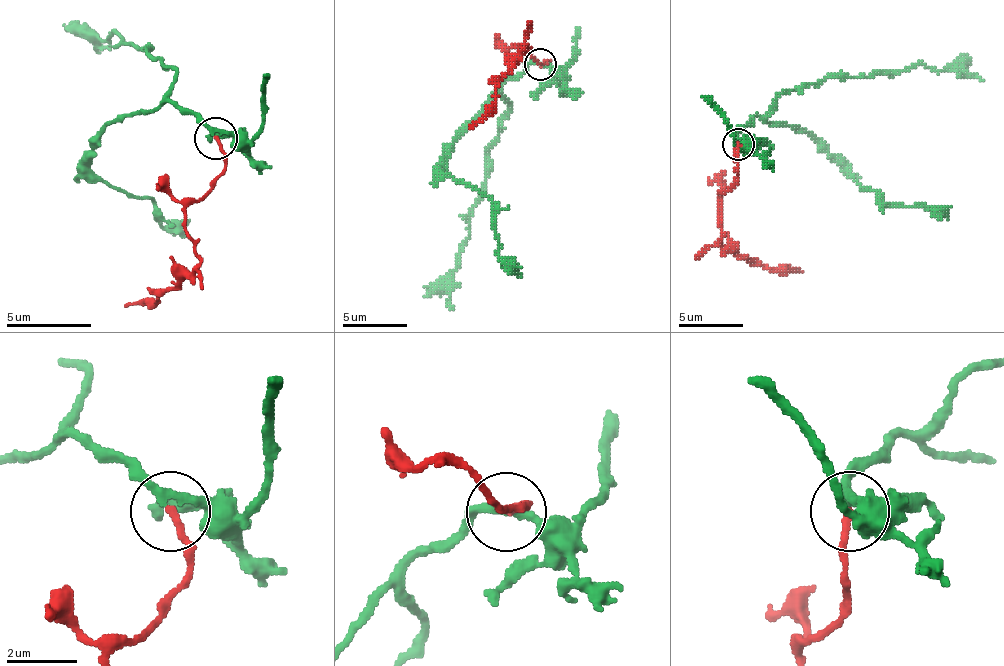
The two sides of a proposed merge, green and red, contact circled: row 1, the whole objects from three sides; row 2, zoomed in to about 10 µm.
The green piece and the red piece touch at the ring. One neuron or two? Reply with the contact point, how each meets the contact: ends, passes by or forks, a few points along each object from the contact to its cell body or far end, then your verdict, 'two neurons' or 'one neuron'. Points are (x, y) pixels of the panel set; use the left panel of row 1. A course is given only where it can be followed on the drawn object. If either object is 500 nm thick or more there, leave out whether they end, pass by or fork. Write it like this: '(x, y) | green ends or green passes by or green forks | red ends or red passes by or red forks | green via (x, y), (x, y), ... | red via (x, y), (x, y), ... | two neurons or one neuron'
(216, 138) | green passes by | red ends | green via (212, 135), (191, 109), (165, 101), (127, 113), (93, 152), (93, 169), (144, 194), (161, 224), (191, 220) | red via (217, 139), (225, 173), (187, 207), (195, 263), (157, 301), (123, 305) | one neuron

